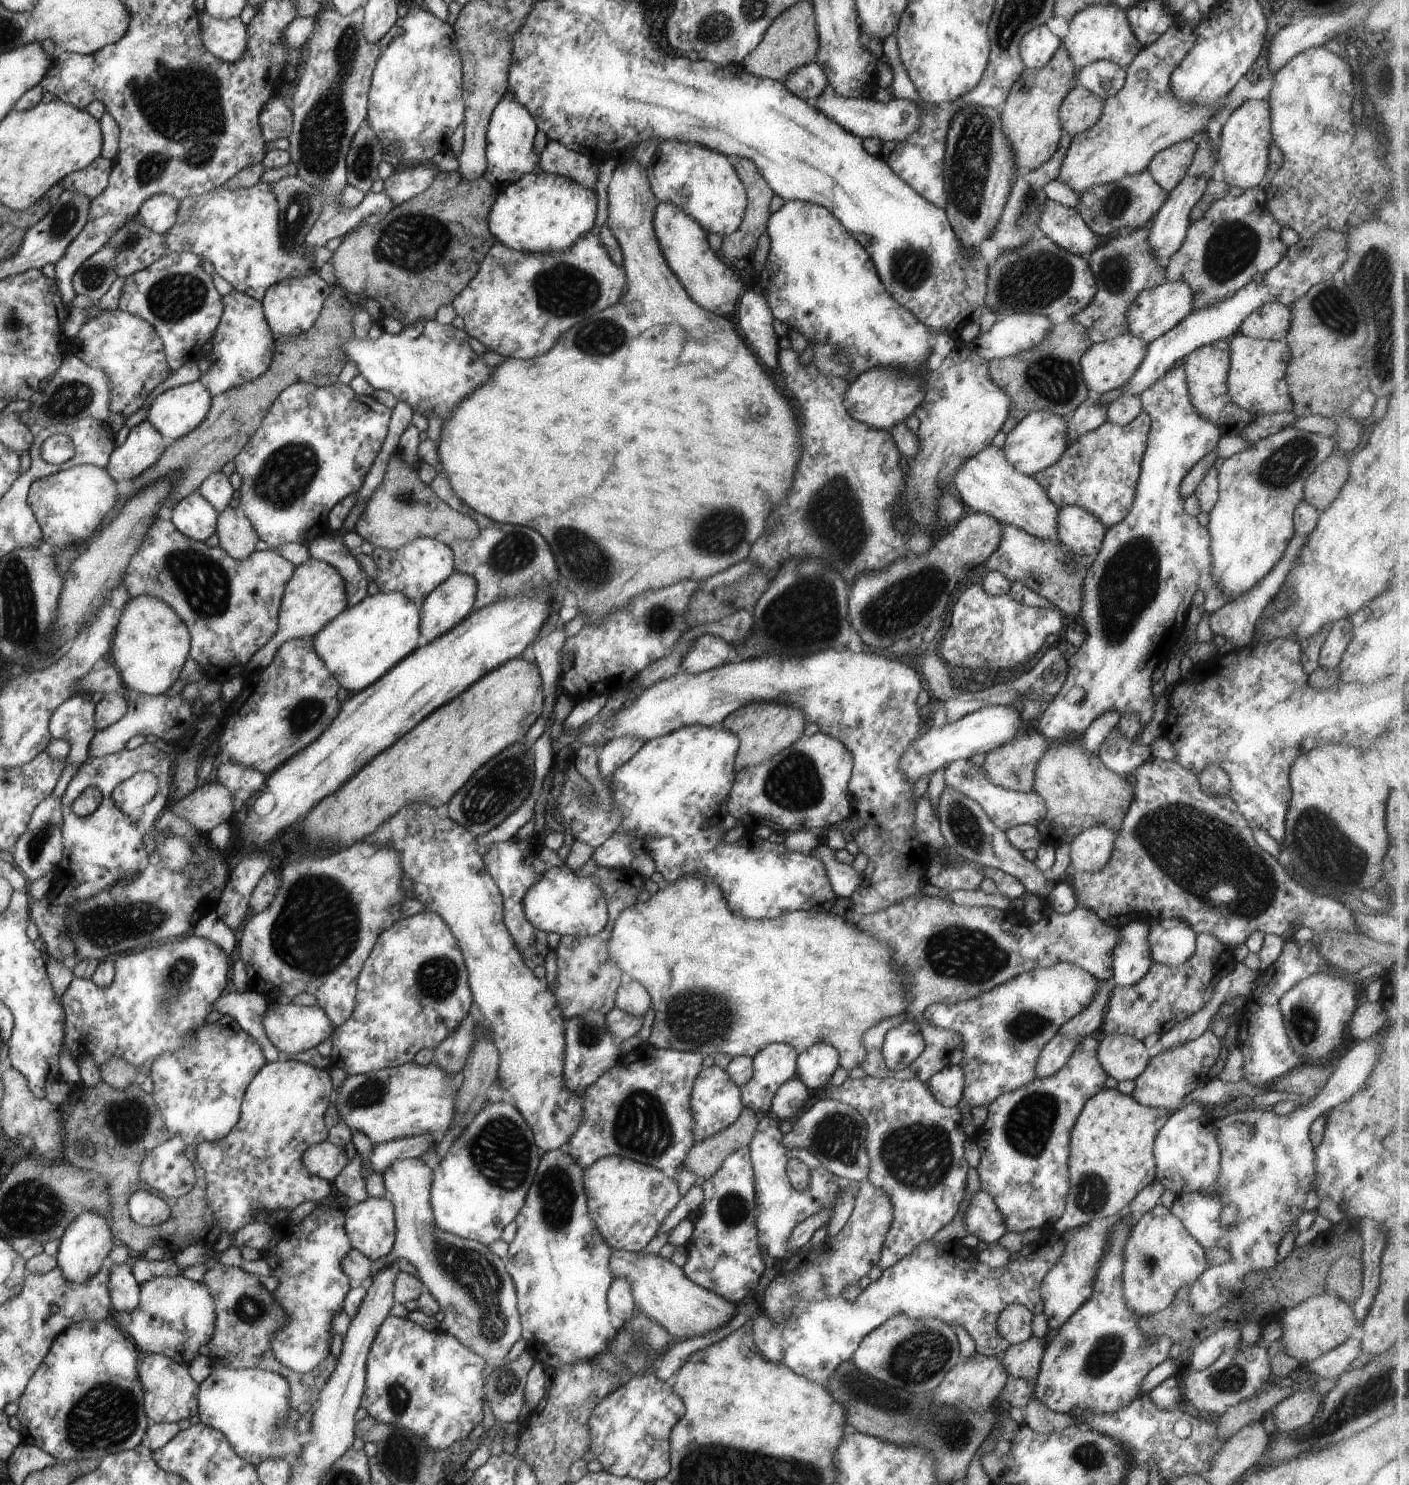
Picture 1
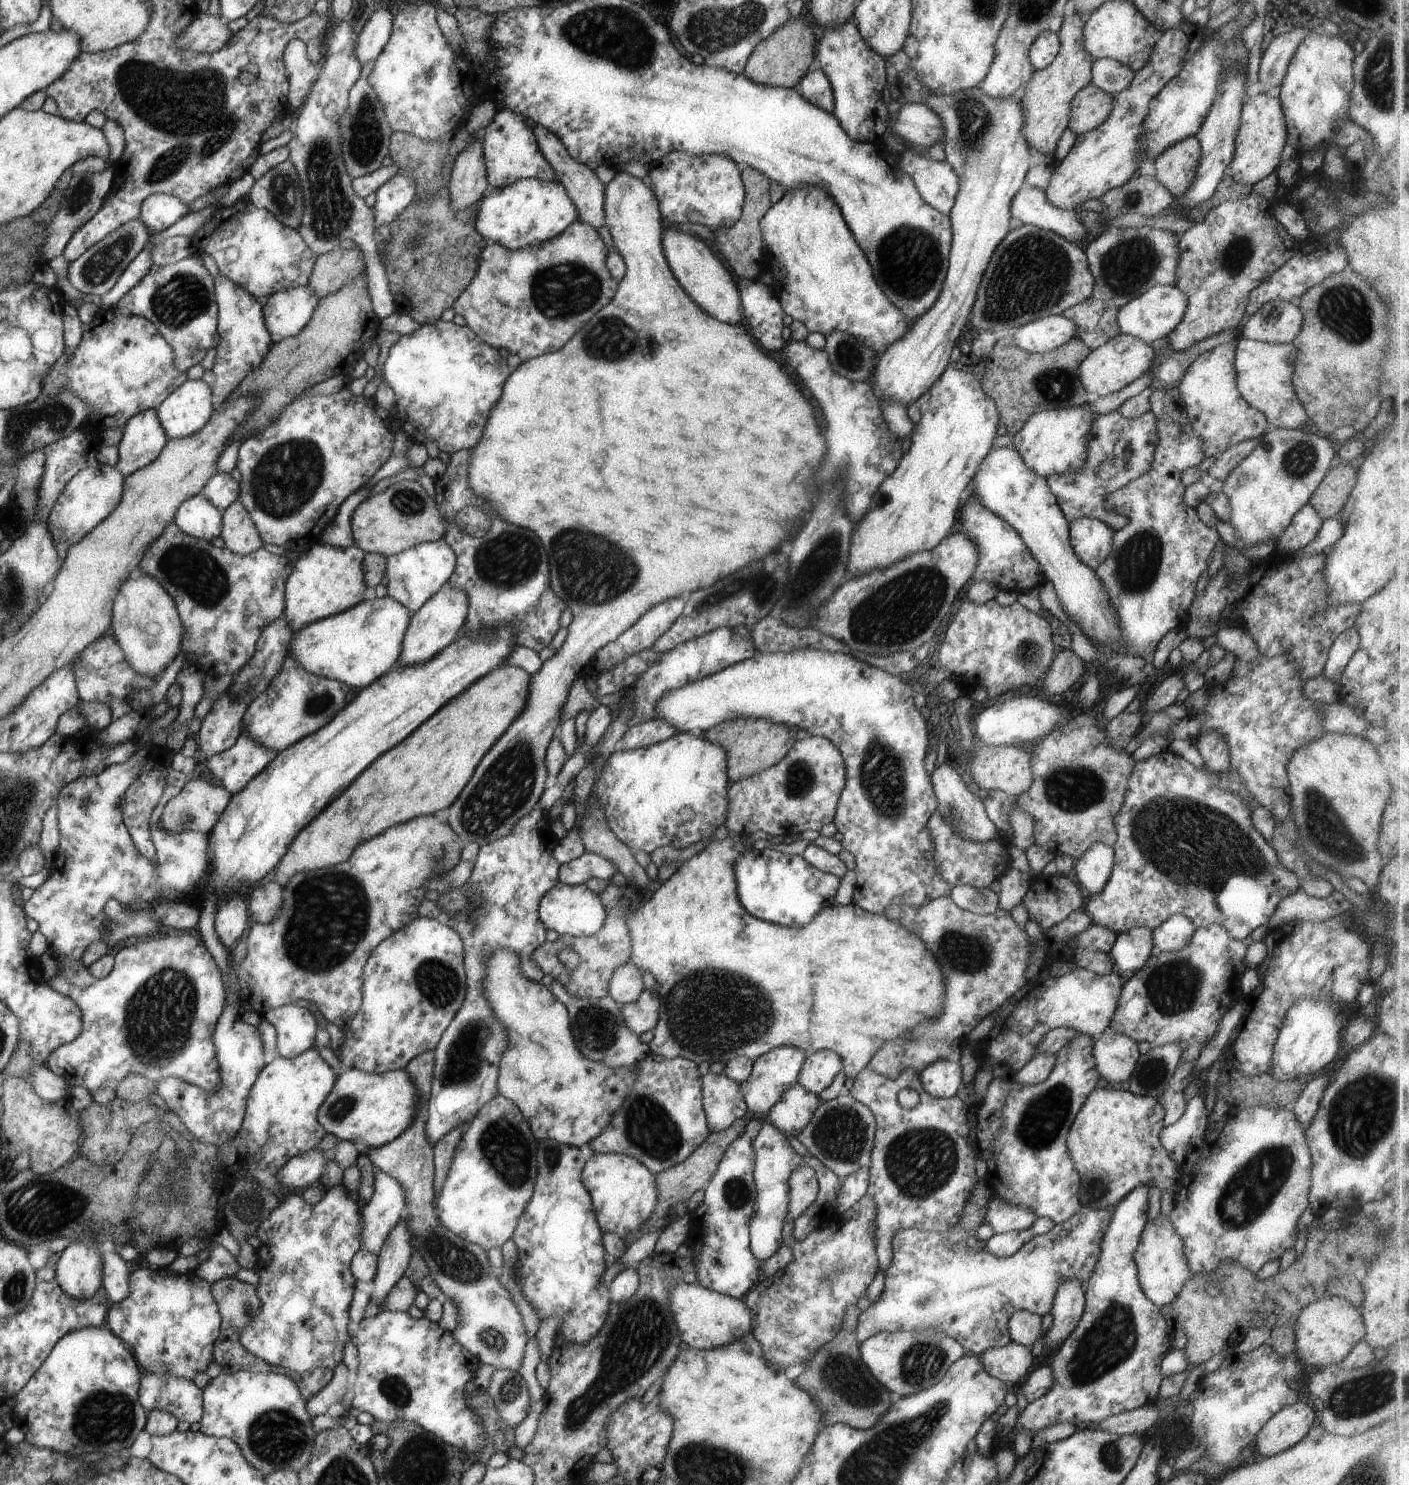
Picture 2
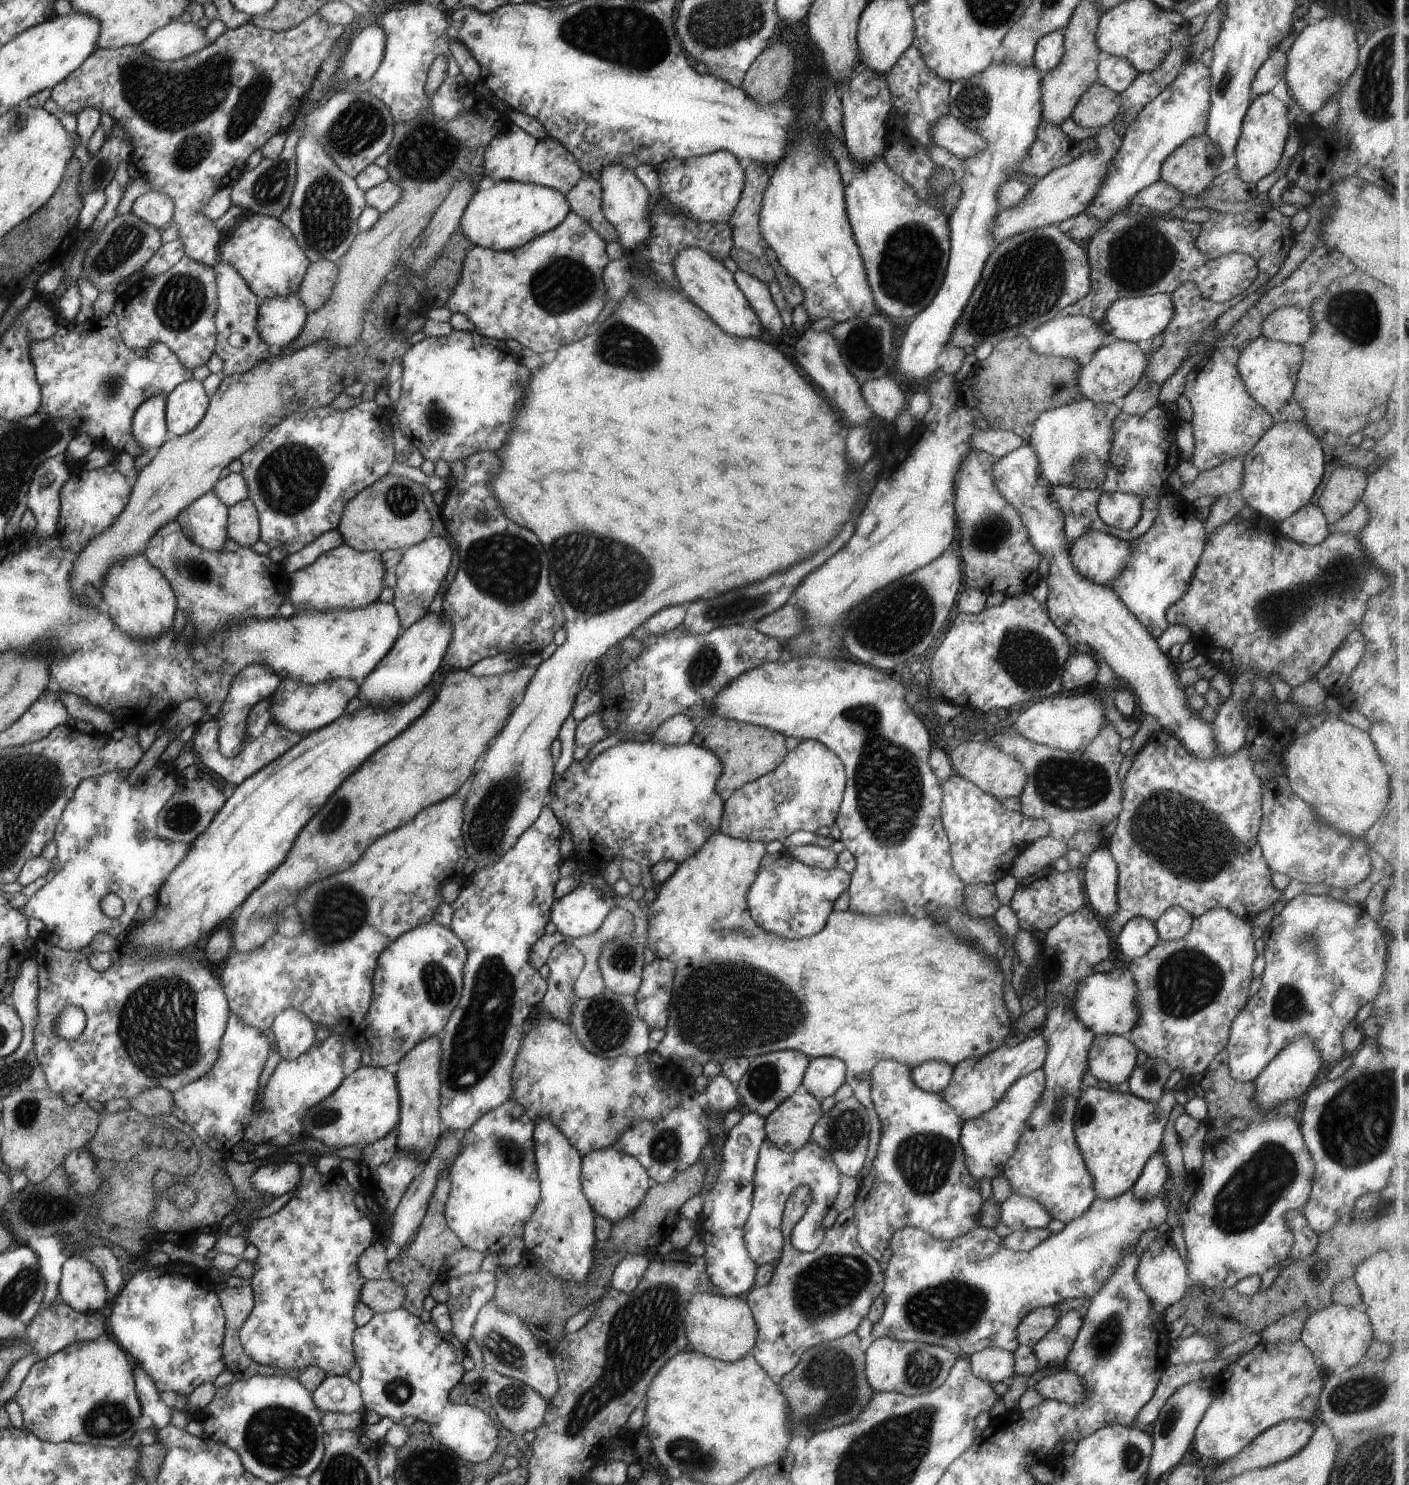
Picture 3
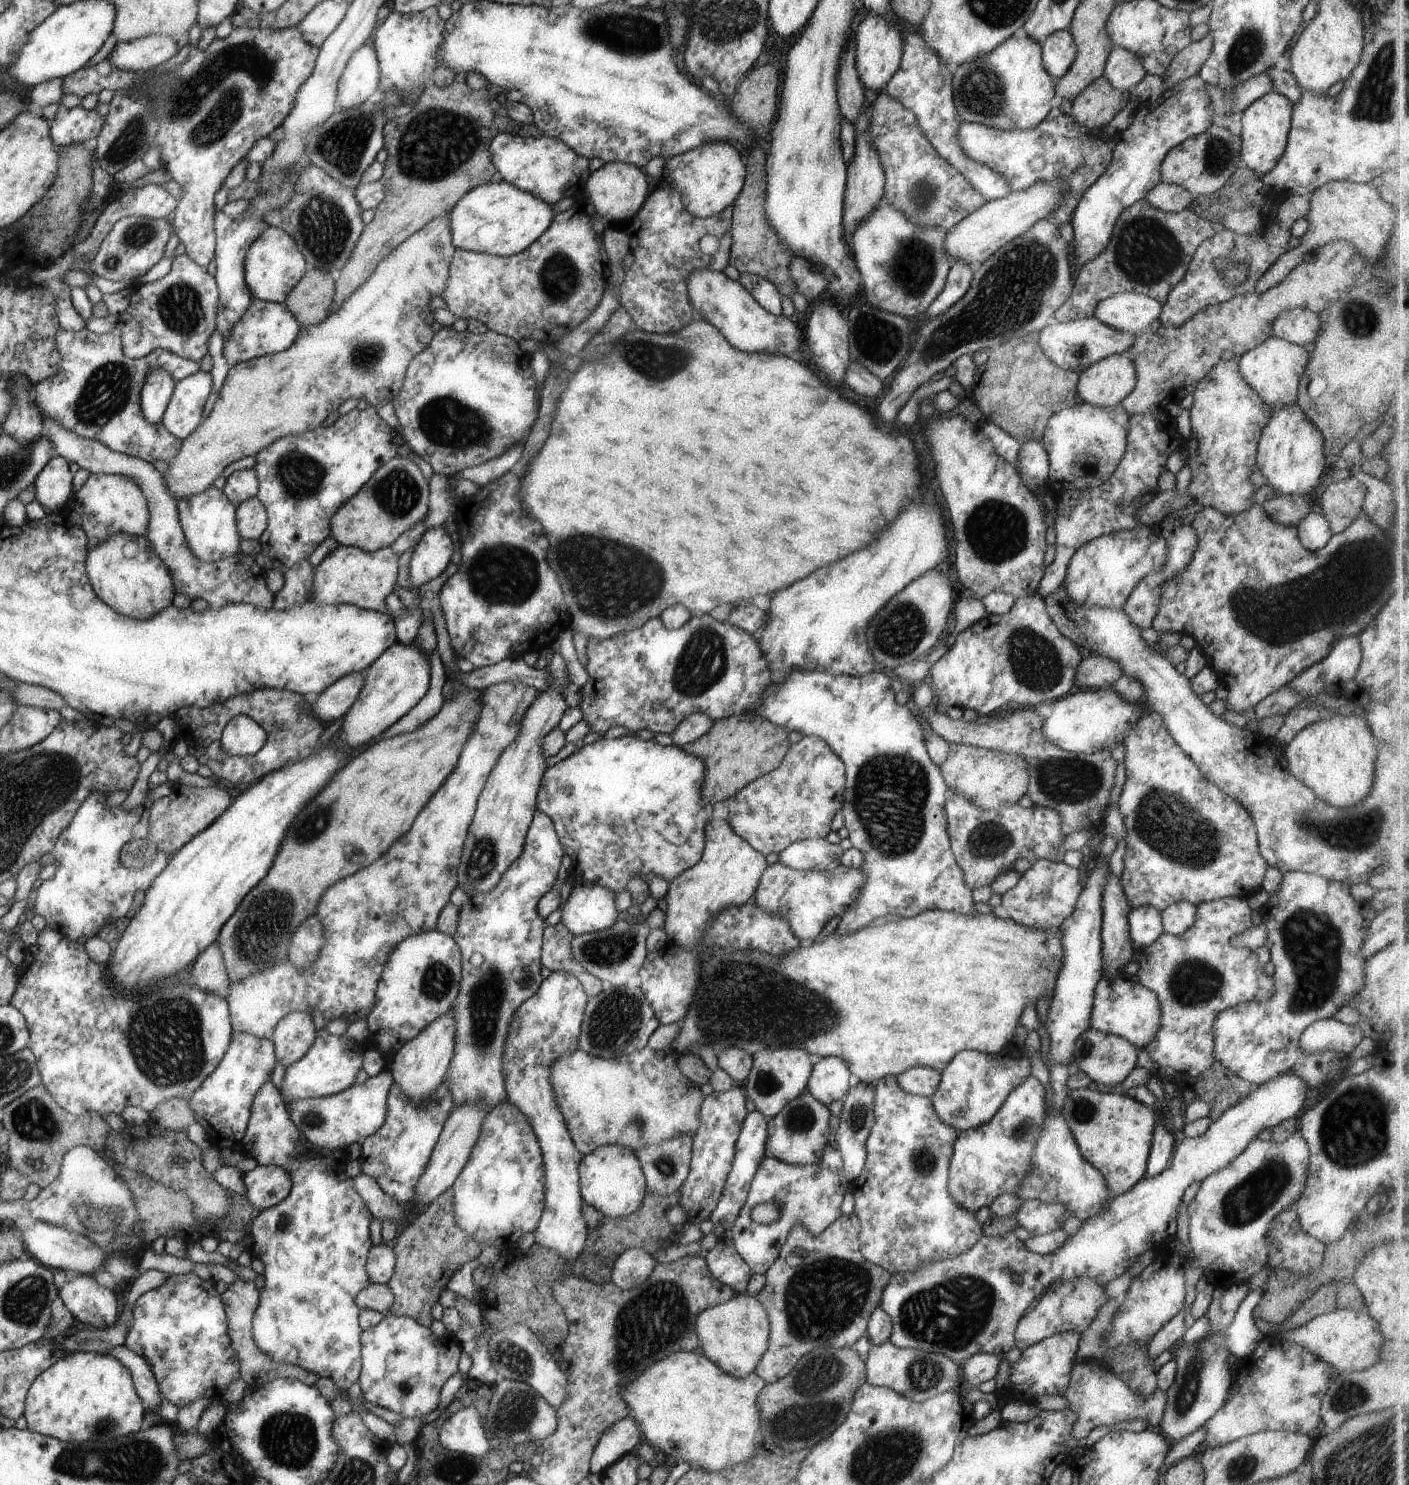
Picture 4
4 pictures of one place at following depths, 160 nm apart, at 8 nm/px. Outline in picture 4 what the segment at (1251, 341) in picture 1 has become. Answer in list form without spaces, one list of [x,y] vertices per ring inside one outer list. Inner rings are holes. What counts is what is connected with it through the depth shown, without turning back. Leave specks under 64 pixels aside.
[[[1272,336],[1238,358],[1238,368],[1248,386],[1251,386],[1273,411],[1283,409],[1297,402],[1299,382],[1309,361],[1309,348]]]

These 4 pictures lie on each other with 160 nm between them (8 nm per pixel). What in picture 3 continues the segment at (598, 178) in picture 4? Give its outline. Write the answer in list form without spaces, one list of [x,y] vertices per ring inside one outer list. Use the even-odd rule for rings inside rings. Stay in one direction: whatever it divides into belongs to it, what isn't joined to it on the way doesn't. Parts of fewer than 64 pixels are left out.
[[[608,166],[601,173],[599,182],[602,186],[602,213],[614,226],[618,234],[617,242],[622,245],[625,254],[636,262],[636,268],[633,268],[634,281],[630,284],[628,294],[624,294],[624,298],[620,300],[620,306],[616,306],[610,316],[600,317],[585,338],[562,346],[556,350],[552,362],[532,370],[532,377],[528,380],[528,385],[524,386],[523,406],[520,406],[511,435],[499,453],[502,466],[494,472],[496,476],[492,476],[490,480],[490,490],[502,504],[508,518],[514,523],[520,522],[519,526],[528,526],[528,530],[536,530],[536,534],[540,534],[540,542],[548,546],[548,556],[552,558],[550,584],[563,606],[566,642],[536,667],[535,677],[525,689],[523,698],[514,706],[504,729],[474,767],[475,778],[470,780],[470,790],[465,797],[467,805],[463,819],[463,842],[467,844],[468,859],[476,864],[476,870],[492,866],[498,858],[503,858],[504,854],[516,845],[520,836],[527,833],[539,819],[546,802],[550,802],[549,789],[554,778],[554,760],[550,754],[550,744],[556,740],[558,730],[566,718],[571,716],[574,702],[580,694],[580,681],[584,678],[583,673],[590,662],[598,662],[608,650],[618,645],[626,636],[632,636],[648,618],[668,606],[685,606],[700,598],[710,600],[724,592],[766,580],[770,574],[790,568],[792,564],[800,562],[808,552],[830,544],[836,538],[838,528],[842,528],[852,518],[852,512],[862,506],[860,480],[848,468],[844,438],[838,436],[842,424],[832,406],[820,394],[816,400],[816,390],[812,388],[812,384],[776,346],[768,344],[762,338],[736,338],[726,334],[711,321],[704,310],[684,298],[674,286],[662,282],[660,278],[656,278],[656,274],[652,274],[646,258],[638,252],[652,236],[652,224],[648,222],[651,195],[635,172],[625,169],[624,166]]]

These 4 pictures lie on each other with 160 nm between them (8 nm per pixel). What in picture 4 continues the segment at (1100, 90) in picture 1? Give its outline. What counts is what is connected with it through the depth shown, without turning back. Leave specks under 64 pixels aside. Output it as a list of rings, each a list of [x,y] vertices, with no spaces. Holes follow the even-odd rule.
[[[1113,48],[1104,66],[1104,75],[1117,90],[1129,91],[1147,76],[1142,62],[1128,50]]]

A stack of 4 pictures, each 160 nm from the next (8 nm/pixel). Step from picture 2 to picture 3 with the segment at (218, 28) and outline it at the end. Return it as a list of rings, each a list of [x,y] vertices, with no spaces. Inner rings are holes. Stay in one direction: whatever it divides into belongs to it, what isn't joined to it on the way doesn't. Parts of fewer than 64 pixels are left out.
[[[179,20],[156,30],[139,46],[144,48],[144,54],[155,60],[178,61],[194,55],[212,42],[197,23],[186,24]]]

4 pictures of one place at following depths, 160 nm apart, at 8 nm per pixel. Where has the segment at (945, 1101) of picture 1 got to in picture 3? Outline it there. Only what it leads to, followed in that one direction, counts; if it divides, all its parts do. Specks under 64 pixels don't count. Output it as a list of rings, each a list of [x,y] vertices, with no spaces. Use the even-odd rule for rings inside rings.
[[[930,1060],[912,1069],[912,1081],[925,1092],[941,1095],[952,1082],[952,1074],[952,1064]]]

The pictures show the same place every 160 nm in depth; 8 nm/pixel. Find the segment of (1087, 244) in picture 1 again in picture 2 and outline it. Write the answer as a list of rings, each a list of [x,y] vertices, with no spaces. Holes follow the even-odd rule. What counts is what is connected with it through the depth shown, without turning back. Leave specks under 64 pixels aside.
[[[1037,187],[1019,191],[1012,200],[1010,211],[1011,217],[1019,219],[1023,225],[1054,232],[1068,241],[1085,244],[1093,236],[1085,230],[1077,211],[1056,208],[1052,202],[1048,202],[1045,192]]]

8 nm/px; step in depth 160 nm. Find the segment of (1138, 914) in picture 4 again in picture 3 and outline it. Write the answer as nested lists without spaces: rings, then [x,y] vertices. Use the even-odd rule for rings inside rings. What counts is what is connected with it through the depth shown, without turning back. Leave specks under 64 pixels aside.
[[[1134,918],[1122,928],[1116,942],[1118,950],[1129,960],[1134,960],[1152,950],[1156,942],[1159,942],[1159,936],[1150,920]]]

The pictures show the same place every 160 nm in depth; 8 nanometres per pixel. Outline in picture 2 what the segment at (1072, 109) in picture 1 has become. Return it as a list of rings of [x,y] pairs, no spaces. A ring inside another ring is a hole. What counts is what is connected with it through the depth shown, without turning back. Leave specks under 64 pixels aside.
[[[1090,84],[1070,104],[1071,116],[1068,128],[1077,135],[1095,130],[1112,113],[1113,96]]]

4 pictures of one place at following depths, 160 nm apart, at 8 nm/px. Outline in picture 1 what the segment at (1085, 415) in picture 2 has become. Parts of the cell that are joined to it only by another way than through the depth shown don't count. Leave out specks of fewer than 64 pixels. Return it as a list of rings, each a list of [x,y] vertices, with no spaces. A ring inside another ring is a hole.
[[[1032,411],[1007,434],[1004,449],[1008,462],[1022,474],[1033,477],[1058,462],[1069,445],[1067,420],[1050,411]]]

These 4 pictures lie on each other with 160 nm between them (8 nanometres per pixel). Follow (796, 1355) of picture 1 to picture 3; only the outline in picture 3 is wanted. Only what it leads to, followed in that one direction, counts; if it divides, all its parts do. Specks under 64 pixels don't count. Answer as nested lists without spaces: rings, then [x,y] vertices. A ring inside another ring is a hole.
[[[1132,1189],[1114,1199],[1097,1198],[1085,1214],[1066,1223],[1062,1232],[1050,1234],[1030,1251],[1020,1252],[1006,1248],[994,1229],[981,1225],[953,1240],[934,1238],[910,1226],[900,1228],[890,1238],[892,1255],[883,1270],[884,1312],[872,1324],[870,1336],[944,1346],[962,1358],[989,1347],[1014,1353],[1020,1346],[1016,1328],[1026,1314],[1043,1307],[1060,1307],[1069,1299],[1092,1298],[1116,1270],[1124,1250],[1135,1250],[1144,1232],[1167,1222],[1168,1212],[1167,1190],[1150,1200],[1140,1200]]]

